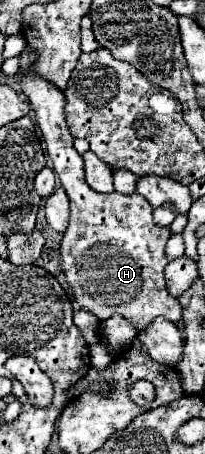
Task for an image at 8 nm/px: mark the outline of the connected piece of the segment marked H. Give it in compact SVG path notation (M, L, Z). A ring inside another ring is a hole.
M28 78L20 88L36 112L36 122L44 134L52 166L70 198L70 224L60 244L60 266L76 302L98 320L108 320L114 314L124 316L138 334L158 316L178 324L182 320L182 306L170 296L164 280L170 226L158 226L152 220L152 206L144 196L136 192L100 194L86 184L82 156L76 152L74 136L66 128L64 92L48 86L48 82L36 82L36 78ZM94 246L118 250L90 250Z

